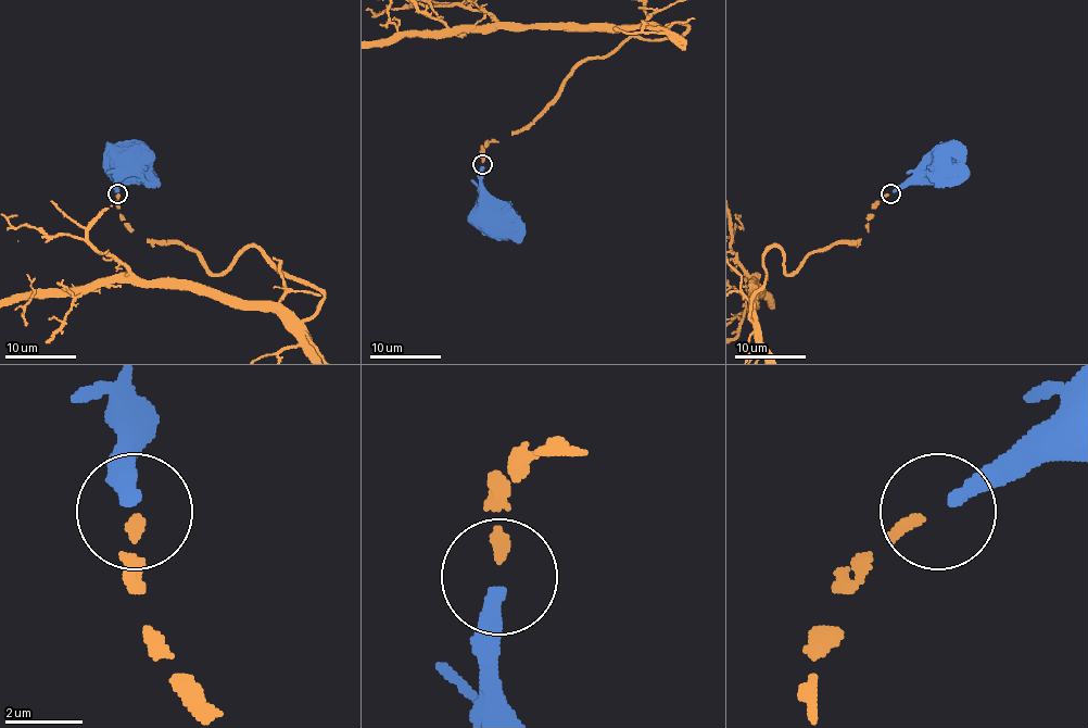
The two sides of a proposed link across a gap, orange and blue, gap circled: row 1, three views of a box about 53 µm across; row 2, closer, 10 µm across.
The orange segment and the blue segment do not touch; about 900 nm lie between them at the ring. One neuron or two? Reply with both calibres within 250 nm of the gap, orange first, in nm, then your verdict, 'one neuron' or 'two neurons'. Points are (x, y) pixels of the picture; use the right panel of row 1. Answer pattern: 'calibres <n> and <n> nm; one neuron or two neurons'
calibres 320 and 380 nm; one neuron

